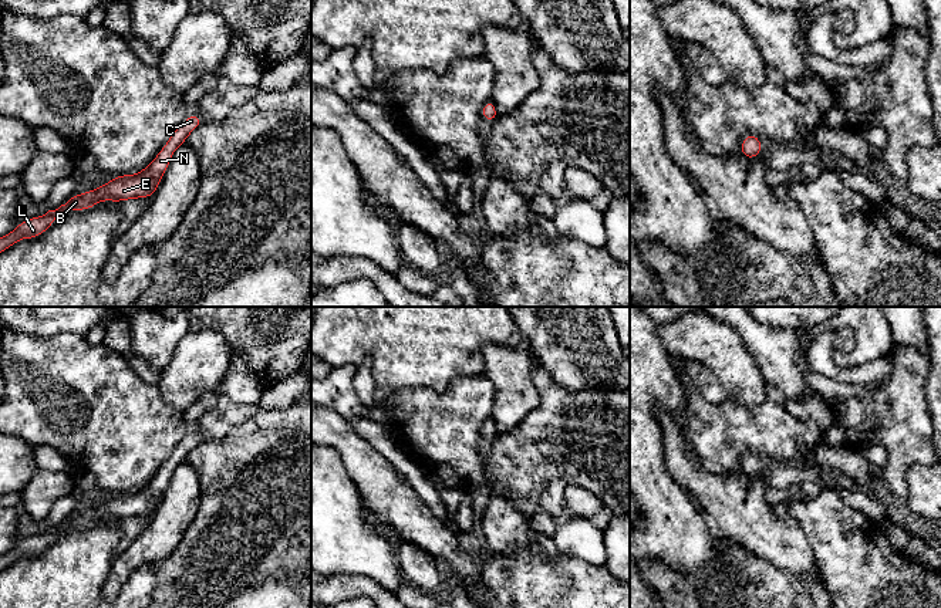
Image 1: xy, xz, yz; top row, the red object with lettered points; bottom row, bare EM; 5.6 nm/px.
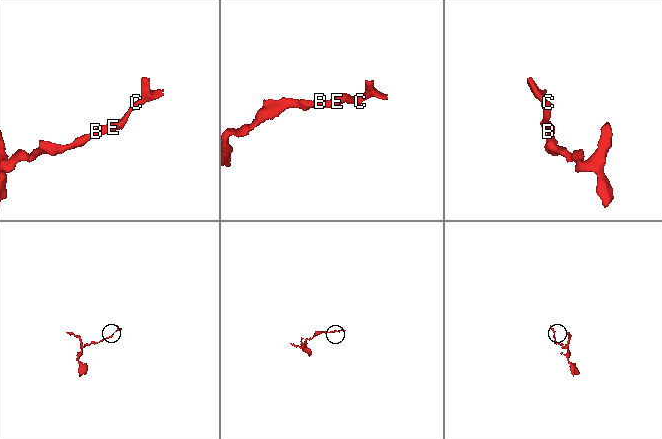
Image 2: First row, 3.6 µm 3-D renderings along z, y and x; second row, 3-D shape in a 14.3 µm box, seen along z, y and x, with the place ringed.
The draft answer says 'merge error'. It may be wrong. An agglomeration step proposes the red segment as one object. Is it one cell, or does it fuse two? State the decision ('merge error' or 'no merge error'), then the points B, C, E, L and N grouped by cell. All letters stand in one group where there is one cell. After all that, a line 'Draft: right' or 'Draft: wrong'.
no merge error; groups B C E L N
Draft: wrong

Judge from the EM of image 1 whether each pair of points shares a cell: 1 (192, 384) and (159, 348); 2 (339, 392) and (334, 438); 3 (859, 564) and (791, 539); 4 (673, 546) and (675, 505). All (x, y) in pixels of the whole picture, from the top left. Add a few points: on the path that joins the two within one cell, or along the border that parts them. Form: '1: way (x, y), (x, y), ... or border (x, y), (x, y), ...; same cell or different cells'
1: border (188, 331), (176, 344), (169, 362), (158, 372); different cells
2: border (326, 408), (334, 409), (348, 422); different cells
3: border (792, 517), (800, 527), (819, 570); different cells
4: way (673, 536), (673, 514); same cell

